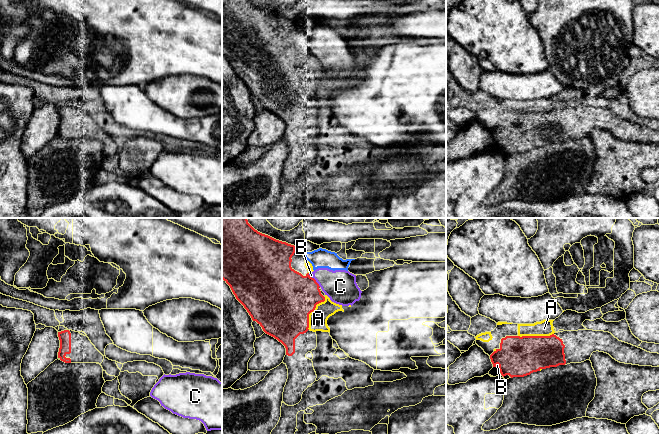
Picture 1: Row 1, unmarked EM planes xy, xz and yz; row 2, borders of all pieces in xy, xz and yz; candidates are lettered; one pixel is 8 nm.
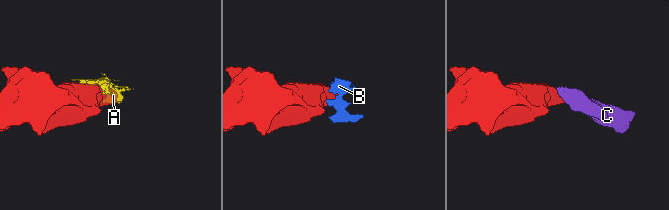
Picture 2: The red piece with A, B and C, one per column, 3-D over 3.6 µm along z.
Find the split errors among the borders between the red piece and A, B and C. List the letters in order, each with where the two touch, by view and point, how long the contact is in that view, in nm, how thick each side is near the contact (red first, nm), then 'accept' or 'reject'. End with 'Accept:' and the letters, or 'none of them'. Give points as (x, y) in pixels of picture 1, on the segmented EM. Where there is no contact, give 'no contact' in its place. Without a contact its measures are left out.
A: xz (311, 311) | 300 nm | 480/150 nm | reject
B: yz (498, 364) | 40 nm | 320/20 nm | reject
C: xz (316, 282) | 100 nm | 420/260 nm | reject
Accept: none of them

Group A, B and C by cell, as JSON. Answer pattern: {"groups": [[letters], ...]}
{"groups": [["A", "B", "C"]]}

